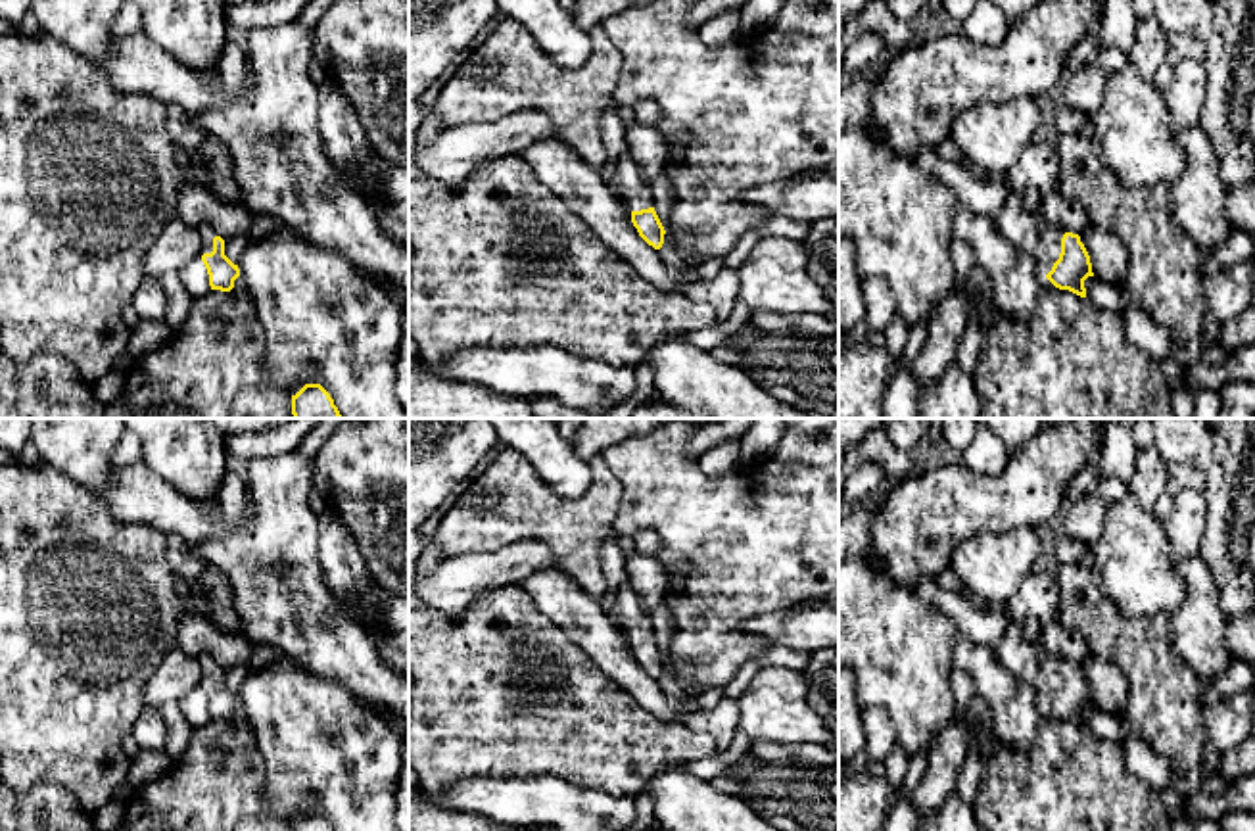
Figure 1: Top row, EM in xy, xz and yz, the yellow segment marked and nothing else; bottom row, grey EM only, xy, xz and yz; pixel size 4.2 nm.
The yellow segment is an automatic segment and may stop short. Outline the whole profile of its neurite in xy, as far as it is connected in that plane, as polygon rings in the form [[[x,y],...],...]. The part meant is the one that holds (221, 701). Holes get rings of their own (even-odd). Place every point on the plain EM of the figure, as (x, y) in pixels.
[[[200,653],[198,660],[203,670],[201,691],[207,699],[211,720],[230,722],[240,706],[238,695],[225,685],[225,670],[207,653]]]

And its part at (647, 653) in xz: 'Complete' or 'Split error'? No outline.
Split error

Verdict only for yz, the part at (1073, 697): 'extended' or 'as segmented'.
extended

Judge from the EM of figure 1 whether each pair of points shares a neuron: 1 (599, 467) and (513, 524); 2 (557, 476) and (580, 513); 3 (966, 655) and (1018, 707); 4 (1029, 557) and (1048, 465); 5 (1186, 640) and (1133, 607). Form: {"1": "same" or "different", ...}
{"1": "same", "2": "different", "3": "same", "4": "different", "5": "different"}

